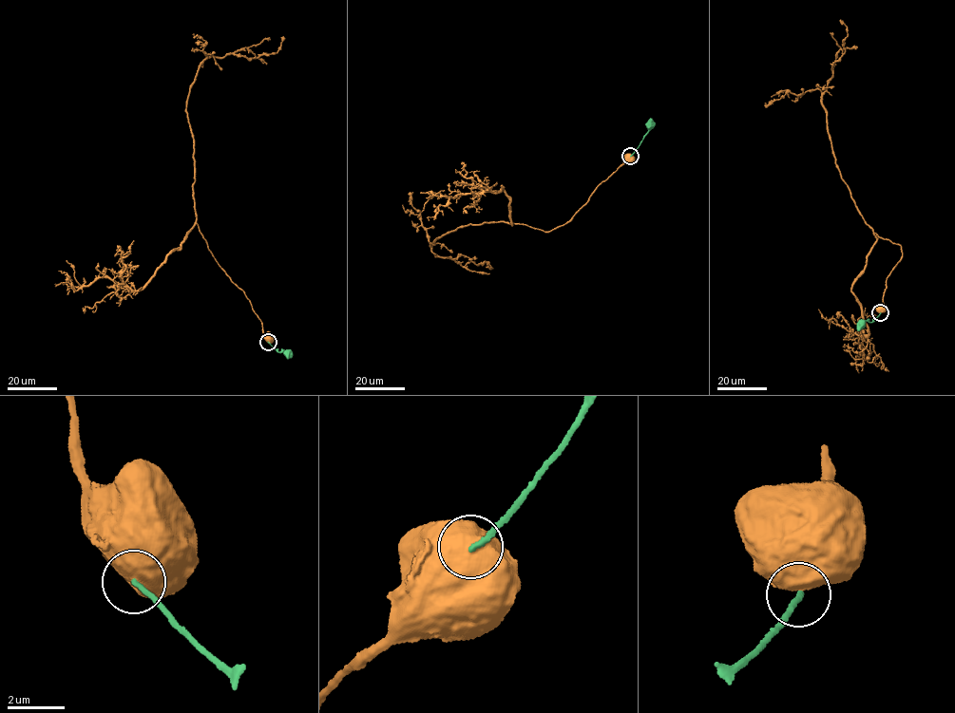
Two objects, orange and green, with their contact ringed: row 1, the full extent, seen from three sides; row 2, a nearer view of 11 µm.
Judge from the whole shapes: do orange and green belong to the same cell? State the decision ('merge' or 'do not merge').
do not merge

